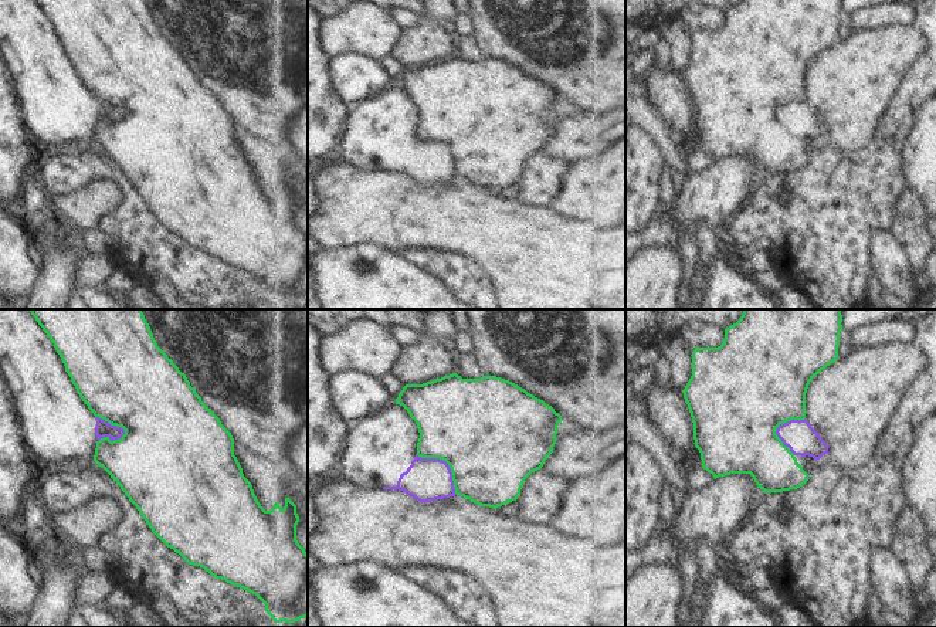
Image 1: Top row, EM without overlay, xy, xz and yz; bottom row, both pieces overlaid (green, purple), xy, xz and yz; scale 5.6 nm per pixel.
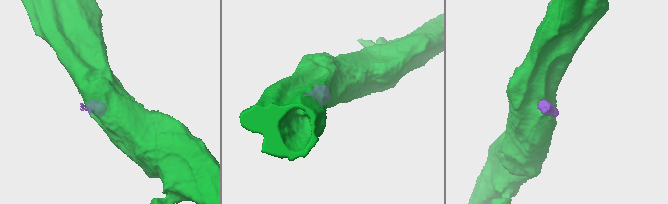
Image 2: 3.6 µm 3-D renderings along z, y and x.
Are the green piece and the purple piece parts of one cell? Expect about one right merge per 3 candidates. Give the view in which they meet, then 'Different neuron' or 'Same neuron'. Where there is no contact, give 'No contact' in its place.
Touches green in xy. Different neuron.

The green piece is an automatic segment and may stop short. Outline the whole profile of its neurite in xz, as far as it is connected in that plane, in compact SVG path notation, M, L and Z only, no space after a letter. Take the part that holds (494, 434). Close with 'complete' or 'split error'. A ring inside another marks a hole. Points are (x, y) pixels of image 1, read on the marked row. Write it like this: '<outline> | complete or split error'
M452 373L423 384L406 384L396 404L403 406L417 424L420 433L417 455L445 461L452 472L455 494L494 509L516 501L525 479L543 467L553 453L557 426L562 421L562 416L552 406L518 384L496 376L462 379Z | complete

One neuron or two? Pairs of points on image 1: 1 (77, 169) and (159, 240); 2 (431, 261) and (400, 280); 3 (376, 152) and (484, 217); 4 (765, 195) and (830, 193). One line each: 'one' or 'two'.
1: one
2: two
3: two
4: one

